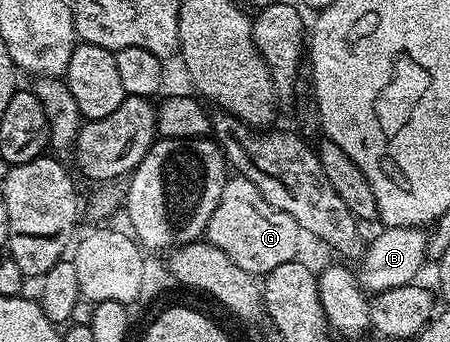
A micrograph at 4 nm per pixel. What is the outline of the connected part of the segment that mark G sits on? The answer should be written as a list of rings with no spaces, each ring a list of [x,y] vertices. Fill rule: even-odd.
[[[234,174],[226,178],[219,205],[215,205],[215,213],[211,213],[205,227],[204,238],[211,245],[223,249],[223,253],[227,253],[227,257],[231,257],[231,261],[248,275],[264,277],[271,269],[289,263],[289,256],[296,247],[296,224],[287,213],[283,213],[283,209],[275,209],[275,205],[271,205],[255,185],[251,185],[251,181]]]

